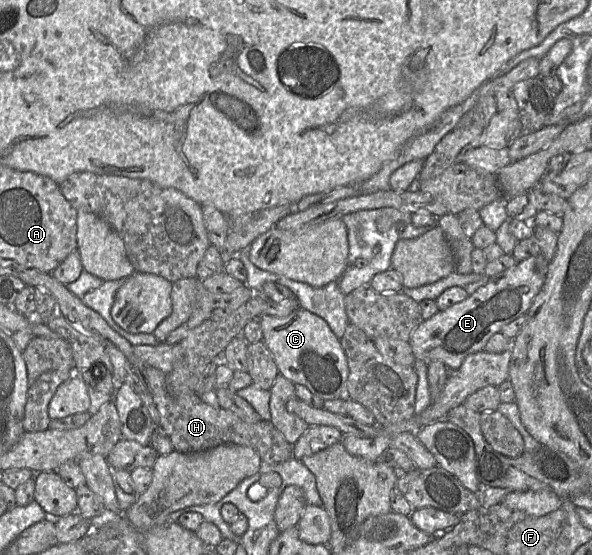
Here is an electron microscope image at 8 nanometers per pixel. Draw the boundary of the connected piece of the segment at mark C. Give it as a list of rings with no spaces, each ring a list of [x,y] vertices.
[[[298,308],[284,317],[262,315],[259,323],[262,341],[271,352],[281,375],[294,384],[305,386],[325,401],[346,398],[349,375],[347,358],[340,339],[324,319]]]

